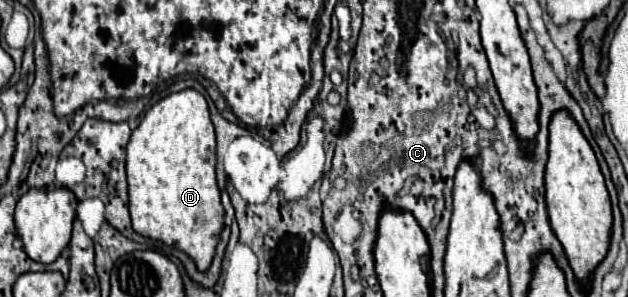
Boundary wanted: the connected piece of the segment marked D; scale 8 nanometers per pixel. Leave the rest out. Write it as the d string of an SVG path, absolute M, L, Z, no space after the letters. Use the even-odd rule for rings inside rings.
M192 88L156 102L128 142L128 196L138 234L186 252L200 272L208 270L224 228L224 208L216 184L216 136L206 98Z

